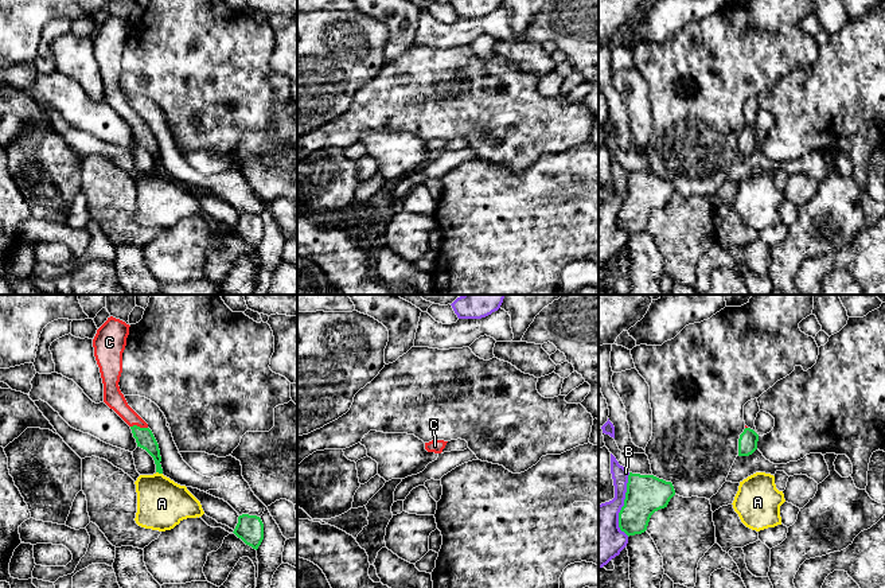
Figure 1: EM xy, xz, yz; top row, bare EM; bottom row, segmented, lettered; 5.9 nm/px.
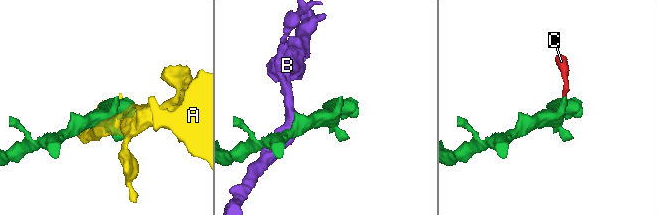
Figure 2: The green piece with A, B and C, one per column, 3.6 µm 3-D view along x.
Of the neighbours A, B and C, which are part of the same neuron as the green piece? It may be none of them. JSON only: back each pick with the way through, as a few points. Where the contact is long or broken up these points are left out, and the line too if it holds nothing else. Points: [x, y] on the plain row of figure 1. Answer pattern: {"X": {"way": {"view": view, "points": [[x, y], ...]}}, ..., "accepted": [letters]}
{"C": {"way": {"view": "xy", "points": [[144, 136], [139, 125], [113, 96]]}}, "accepted": ["C"]}

